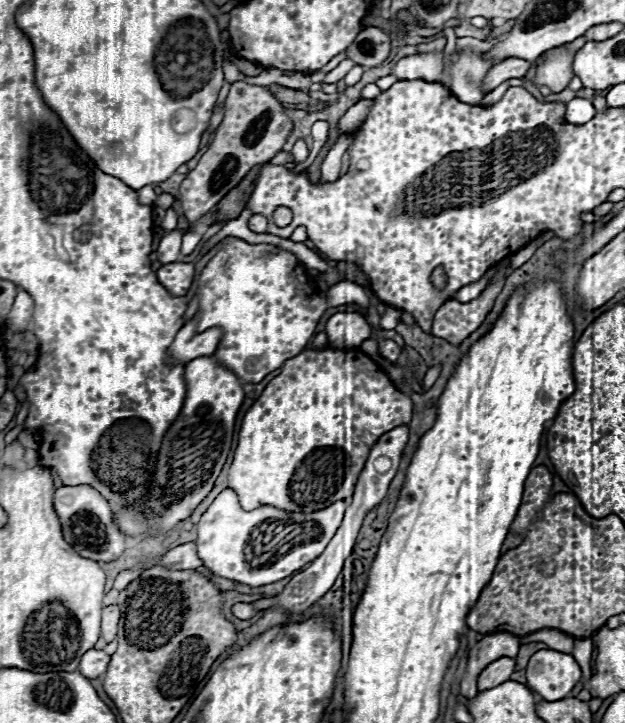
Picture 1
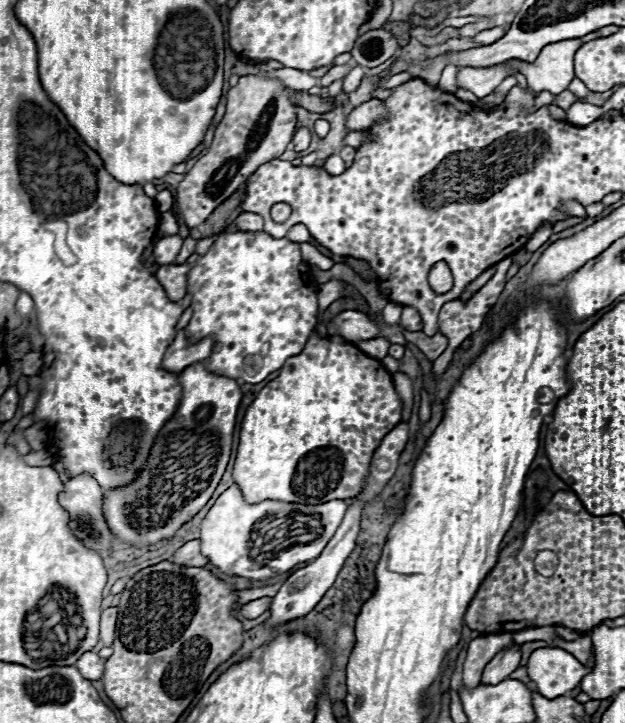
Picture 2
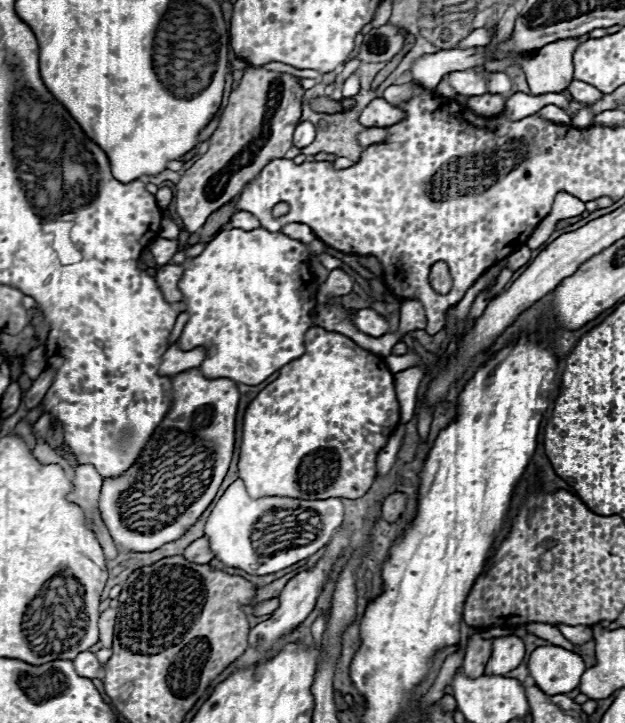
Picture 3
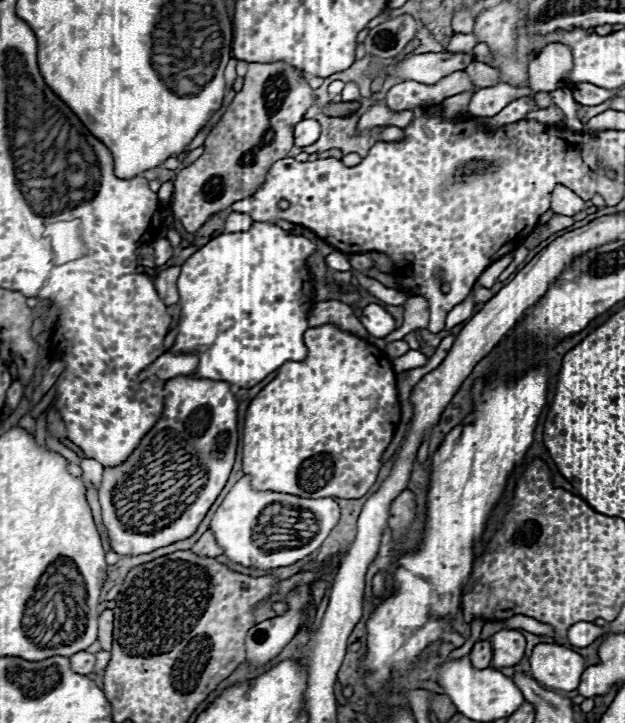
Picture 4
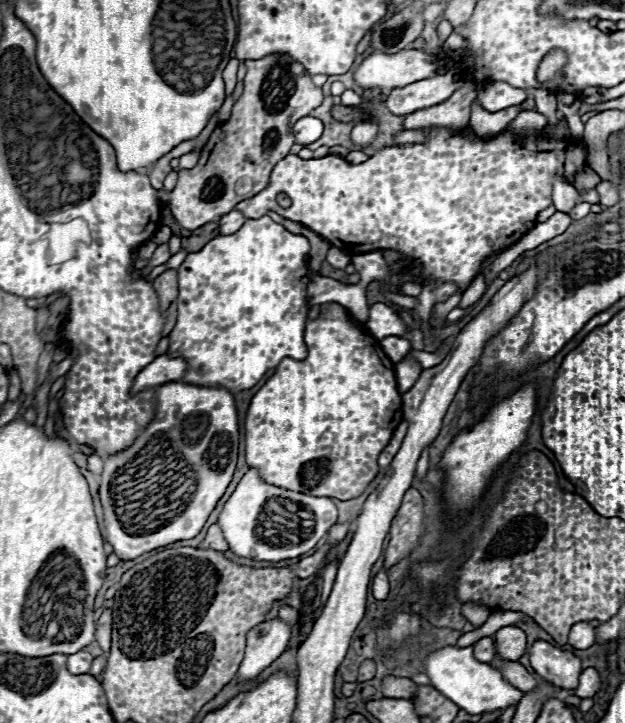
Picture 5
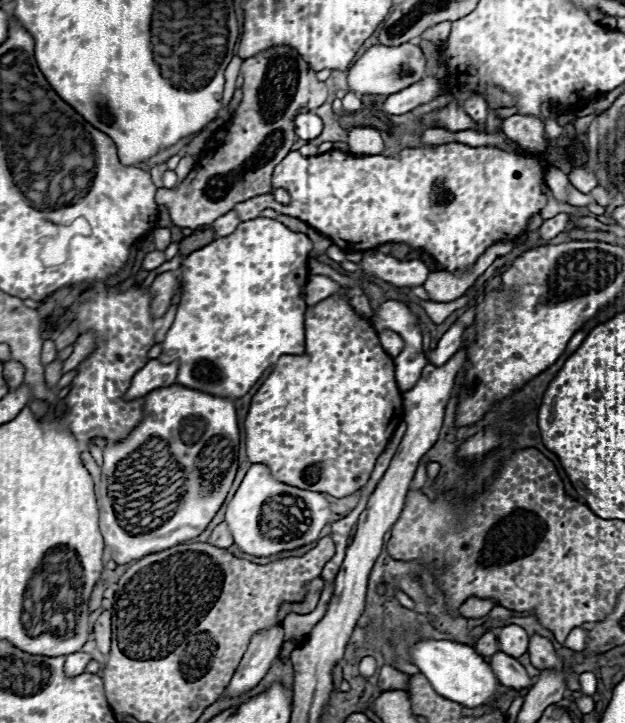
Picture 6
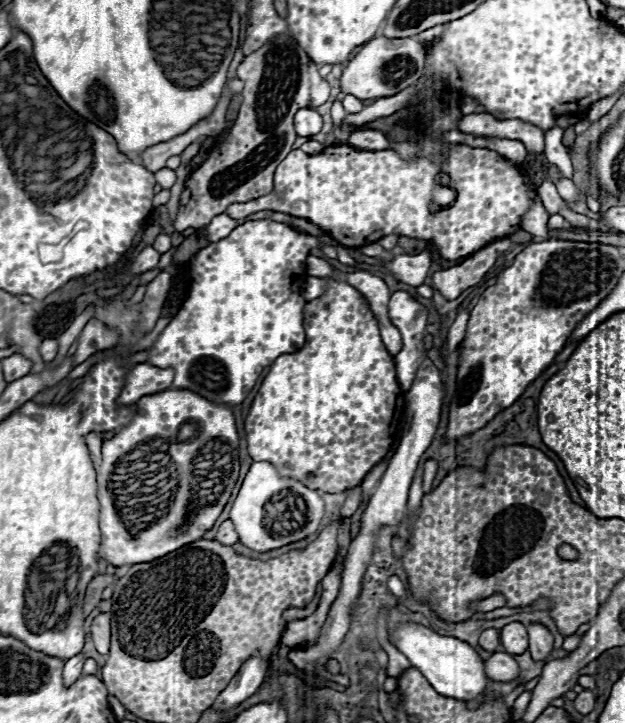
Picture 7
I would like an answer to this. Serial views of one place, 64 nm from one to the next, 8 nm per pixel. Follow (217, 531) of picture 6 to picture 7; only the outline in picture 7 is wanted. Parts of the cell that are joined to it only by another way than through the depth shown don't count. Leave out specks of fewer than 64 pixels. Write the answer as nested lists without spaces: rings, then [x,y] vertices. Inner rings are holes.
[[[226,520],[226,522],[220,524],[214,540],[220,542],[220,544],[224,544],[224,546],[232,546],[232,544],[238,542],[238,534],[236,534],[236,530],[234,530],[234,526],[232,526],[230,520]]]

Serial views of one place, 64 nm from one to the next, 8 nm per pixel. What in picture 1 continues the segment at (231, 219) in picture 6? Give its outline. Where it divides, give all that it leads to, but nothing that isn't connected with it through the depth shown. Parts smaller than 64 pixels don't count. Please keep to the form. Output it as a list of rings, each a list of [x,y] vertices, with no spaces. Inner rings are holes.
[[[254,214],[254,216],[248,220],[248,228],[250,228],[252,232],[264,234],[266,228],[268,228],[268,220],[266,220],[266,216],[262,216],[262,214]]]

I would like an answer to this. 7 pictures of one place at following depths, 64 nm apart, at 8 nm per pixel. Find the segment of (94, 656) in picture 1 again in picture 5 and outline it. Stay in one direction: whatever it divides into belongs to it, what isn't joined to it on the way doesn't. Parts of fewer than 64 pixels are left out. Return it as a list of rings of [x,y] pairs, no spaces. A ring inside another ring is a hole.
[[[76,652],[76,654],[70,654],[68,656],[68,670],[72,674],[88,674],[90,666],[92,666],[92,660],[94,656],[88,654],[88,652]]]

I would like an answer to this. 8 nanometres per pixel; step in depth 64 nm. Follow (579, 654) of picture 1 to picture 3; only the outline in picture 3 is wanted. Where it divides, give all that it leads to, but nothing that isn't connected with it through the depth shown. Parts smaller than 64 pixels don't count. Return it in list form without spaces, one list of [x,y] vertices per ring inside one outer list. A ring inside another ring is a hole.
[[[527,623],[521,625],[520,628],[530,630],[535,636],[548,640],[552,645],[565,648],[567,650],[576,652],[578,645],[572,644],[560,633],[557,626],[544,623]]]

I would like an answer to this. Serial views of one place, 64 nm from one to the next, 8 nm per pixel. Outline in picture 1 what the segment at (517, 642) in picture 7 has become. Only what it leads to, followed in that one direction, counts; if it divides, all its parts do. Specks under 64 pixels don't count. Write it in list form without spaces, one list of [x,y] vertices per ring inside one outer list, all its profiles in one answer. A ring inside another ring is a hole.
[[[504,656],[504,658],[488,664],[478,676],[478,690],[484,692],[484,690],[494,688],[494,686],[498,686],[502,682],[508,682],[512,672],[514,672],[514,658]]]

